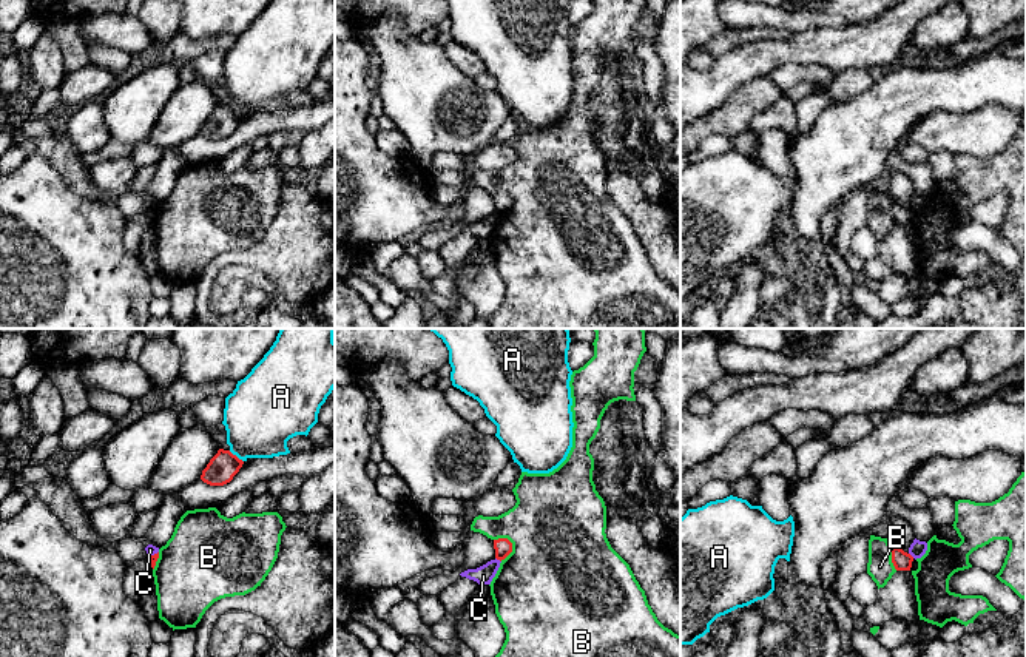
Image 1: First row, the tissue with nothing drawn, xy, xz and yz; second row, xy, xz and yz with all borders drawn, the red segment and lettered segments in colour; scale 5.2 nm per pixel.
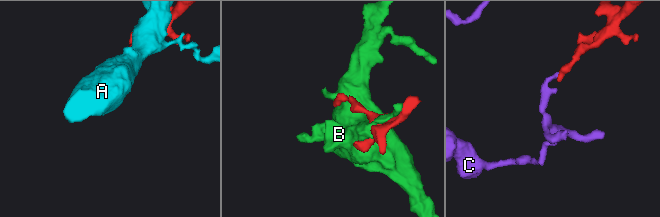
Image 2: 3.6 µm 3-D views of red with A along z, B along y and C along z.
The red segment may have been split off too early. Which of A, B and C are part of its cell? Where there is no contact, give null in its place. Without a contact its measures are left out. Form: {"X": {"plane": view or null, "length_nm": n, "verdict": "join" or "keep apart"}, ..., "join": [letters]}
{"A": {"plane": "xy", "length_nm": 100, "verdict": "keep apart"}, "B": {"plane": "xz", "length_nm": 130, "verdict": "keep apart"}, "C": {"plane": "xz", "length_nm": 40, "verdict": "keep apart"}, "join": []}

